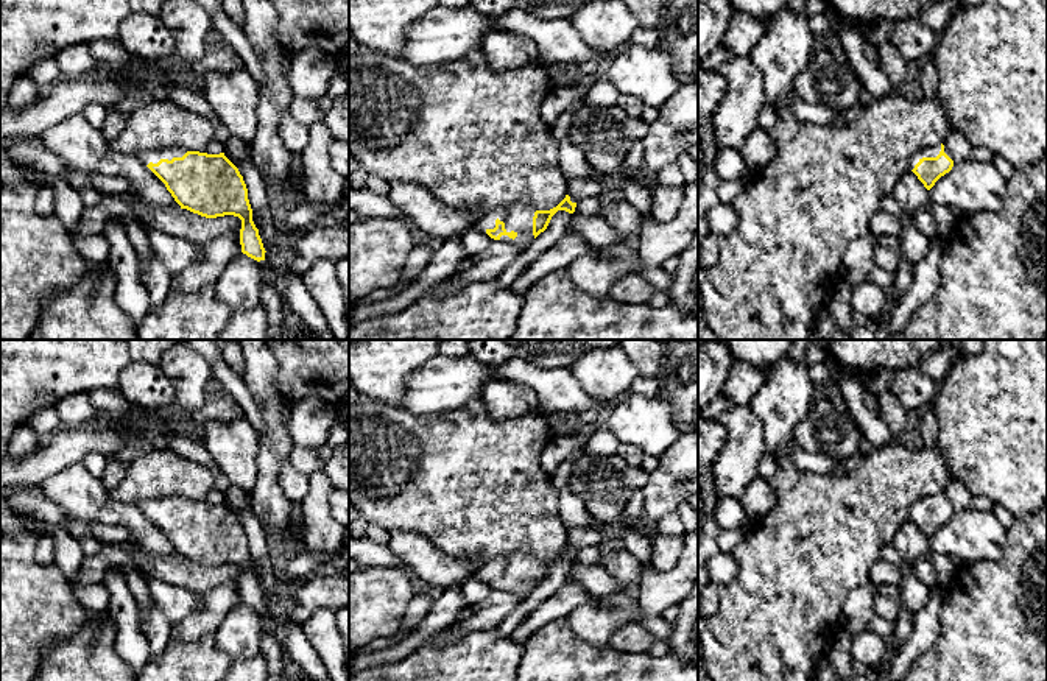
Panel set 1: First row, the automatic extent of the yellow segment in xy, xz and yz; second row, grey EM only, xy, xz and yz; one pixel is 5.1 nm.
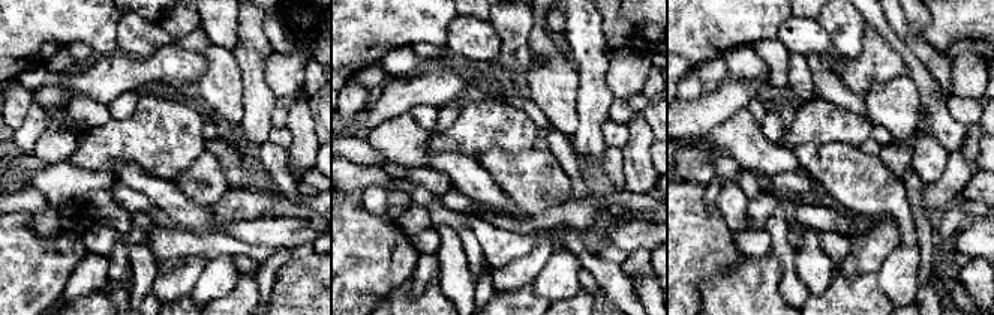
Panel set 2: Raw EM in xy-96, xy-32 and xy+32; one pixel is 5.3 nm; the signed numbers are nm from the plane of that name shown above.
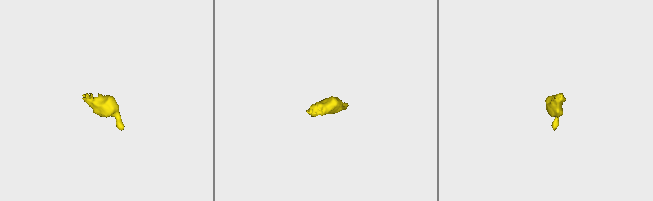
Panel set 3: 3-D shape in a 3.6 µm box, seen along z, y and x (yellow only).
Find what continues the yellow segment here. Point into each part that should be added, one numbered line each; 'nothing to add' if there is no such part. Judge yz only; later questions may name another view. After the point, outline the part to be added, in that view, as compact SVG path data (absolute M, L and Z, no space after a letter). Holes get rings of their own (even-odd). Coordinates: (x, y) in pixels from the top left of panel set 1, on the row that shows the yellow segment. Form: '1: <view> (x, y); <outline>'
1: yz (929, 151); M936 143L933 146L925 146L921 148L919 151L916 151L911 159L910 159L910 165L908 170L911 171L915 168L915 165L922 159L922 157L936 157L941 151L941 143Z

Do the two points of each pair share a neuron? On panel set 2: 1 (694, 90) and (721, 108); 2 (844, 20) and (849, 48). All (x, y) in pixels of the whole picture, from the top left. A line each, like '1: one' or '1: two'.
1: two
2: one

